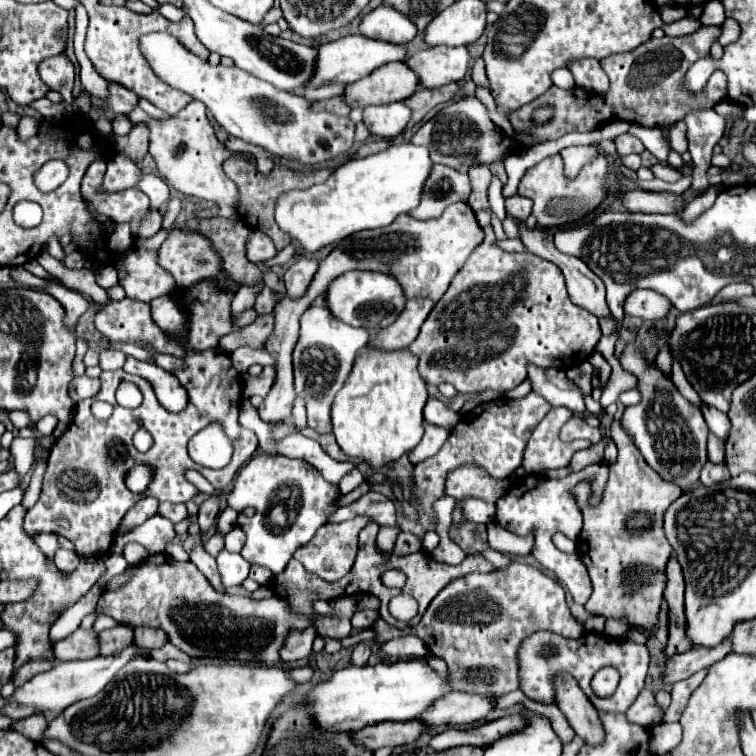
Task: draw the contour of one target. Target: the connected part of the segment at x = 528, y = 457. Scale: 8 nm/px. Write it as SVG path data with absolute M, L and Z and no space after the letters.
M553 407L543 421L535 427L525 451L521 467L527 473L543 473L549 469L565 467L575 451L591 447L591 441L578 440L571 443L559 441L559 429L567 423L573 413L565 407Z

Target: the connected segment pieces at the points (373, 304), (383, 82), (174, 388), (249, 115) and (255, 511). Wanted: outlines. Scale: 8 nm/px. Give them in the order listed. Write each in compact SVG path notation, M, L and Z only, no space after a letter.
M343 273L335 277L325 291L325 307L333 317L351 327L363 327L367 331L379 331L391 325L403 311L403 305L405 297L401 285L385 273Z
M397 61L387 63L367 77L347 85L343 91L343 99L351 109L367 105L389 105L407 99L417 89L419 79L415 79L415 73L411 73L405 63Z
M127 357L127 365L123 369L131 375L139 375L139 377L147 379L153 385L155 395L165 409L171 409L175 413L185 409L185 389L173 373L169 373L157 365L137 361L133 357Z
M153 31L141 35L139 49L161 81L187 93L191 99L205 103L205 107L229 135L281 155L287 165L291 165L291 161L299 161L309 167L321 167L329 161L345 157L353 147L355 125L347 117L337 117L325 111L311 113L309 107L313 103L307 99L279 91L257 77L251 77L251 73L237 69L235 65L211 65L207 59L201 59L185 49L185 45L181 45L179 39L169 33Z
M271 453L253 455L233 479L233 489L227 495L227 505L239 513L239 527L245 529L247 541L241 557L251 565L261 565L279 575L295 549L303 547L315 531L327 521L329 505L339 495L339 487L325 481L321 473L307 461L289 459Z

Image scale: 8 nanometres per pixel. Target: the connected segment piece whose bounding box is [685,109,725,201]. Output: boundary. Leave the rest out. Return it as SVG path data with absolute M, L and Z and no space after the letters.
M701 109L701 111L689 113L685 117L685 123L687 123L689 153L693 157L695 171L699 171L699 173L693 173L693 185L685 193L685 199L691 201L695 191L705 189L709 185L703 171L709 169L713 147L719 143L719 139L725 133L725 119L717 115L713 109Z

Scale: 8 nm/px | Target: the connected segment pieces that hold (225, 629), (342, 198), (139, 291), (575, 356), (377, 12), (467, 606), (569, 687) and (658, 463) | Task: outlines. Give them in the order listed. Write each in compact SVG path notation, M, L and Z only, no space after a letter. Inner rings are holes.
M167 553L161 555L151 555L147 557L143 563L135 565L131 579L127 581L127 585L123 585L117 591L111 593L103 593L99 603L97 603L97 611L103 615L113 617L115 621L121 623L129 623L133 627L153 627L153 629L161 629L167 633L167 639L171 645L175 645L177 649L181 649L183 653L187 653L193 659L225 659L225 661L261 661L261 663L279 663L279 651L285 645L285 639L289 635L291 629L297 631L305 631L307 627L315 627L315 631L319 635L327 635L333 639L343 639L351 633L351 617L355 613L355 597L339 597L335 601L329 601L331 605L331 615L315 615L315 617L307 617L303 613L293 613L289 603L279 595L273 595L269 599L251 599L251 597L235 597L235 595L227 595L227 593L219 593L211 587L211 583L207 581L207 577L203 577L203 573L197 569L195 563L187 561L181 563L177 561L175 567L175 559Z
M397 143L381 153L351 159L335 169L325 183L281 193L275 221L305 253L315 253L357 231L387 227L397 215L415 209L431 165L427 149L413 143Z
M139 245L125 251L123 271L125 277L119 279L119 285L125 289L129 299L149 303L155 297L167 295L175 287L173 275L159 265L157 251L149 251Z
M487 229L483 243L475 247L463 269L451 281L447 293L435 303L421 327L419 337L409 349L419 357L419 373L427 385L451 383L459 393L475 395L481 389L507 391L517 387L527 377L527 361L543 367L563 365L563 369L569 369L593 353L599 337L599 319L571 303L563 273L555 263L535 257L527 251L507 253L499 249L493 229Z
M381 5L363 17L359 25L359 33L377 41L407 45L417 35L417 29L407 17L395 13L395 9Z
M513 561L505 569L471 573L451 581L451 585L431 601L423 619L401 633L417 635L435 657L447 663L453 691L505 695L519 689L515 661L519 641L539 629L555 631L569 639L581 637L585 631L583 625L573 619L565 591L555 579L531 565Z
M559 677L557 705L565 713L569 725L575 729L575 733L585 741L585 745L603 743L605 731L603 731L599 713L571 677Z
M635 343L627 345L625 353L619 357L621 367L625 371L631 371L637 379L639 379L639 391L643 395L641 403L635 407L627 407L623 413L623 425L625 429L633 435L635 445L641 449L645 461L669 483L679 485L681 489L689 489L693 483L699 481L699 473L703 469L703 465L707 463L707 423L701 415L699 409L695 409L685 397L681 397L681 393L677 391L677 387L673 385L673 381L669 381L655 365L647 365L643 355L635 349Z

